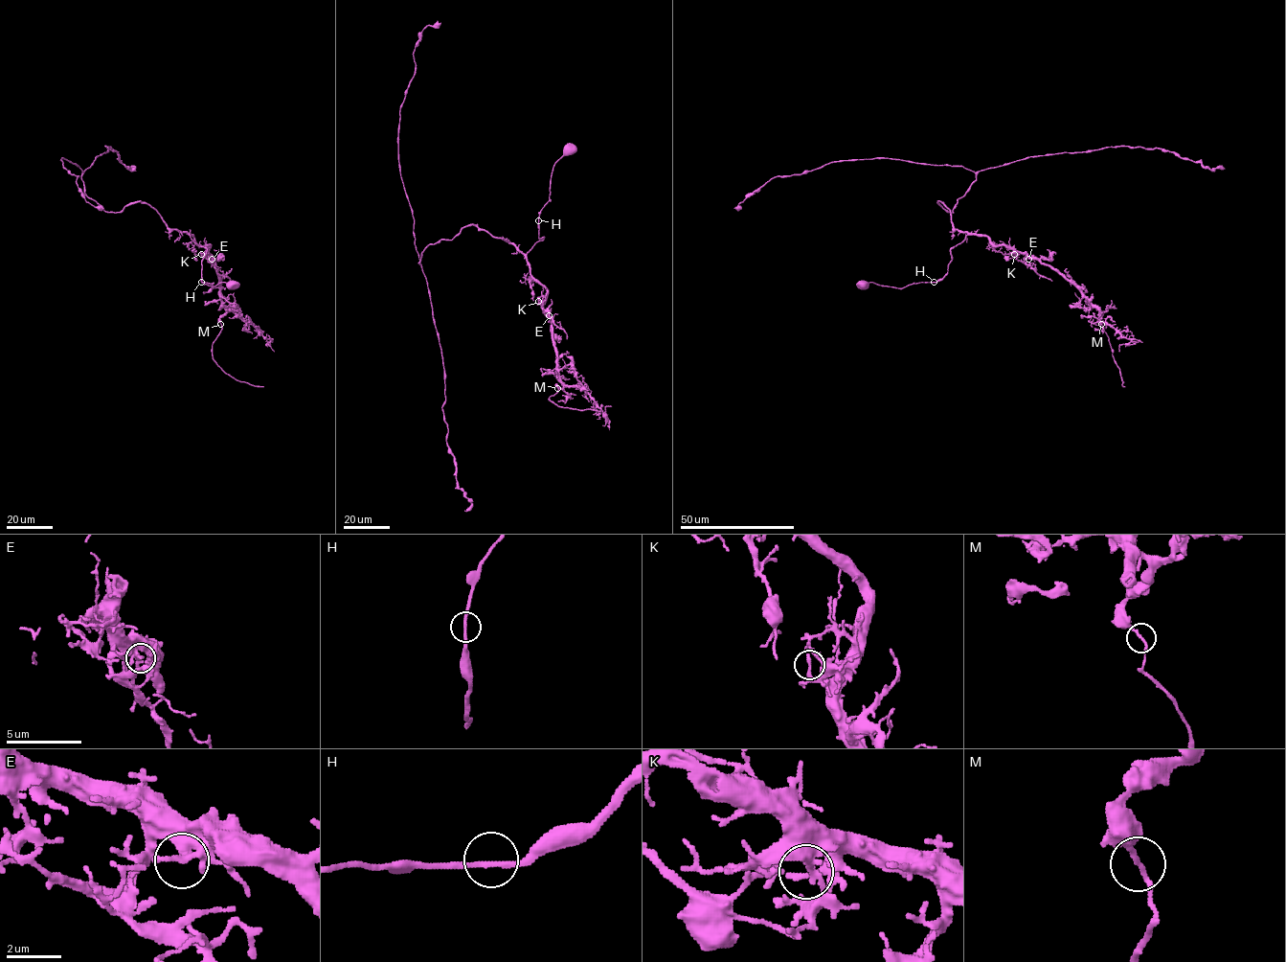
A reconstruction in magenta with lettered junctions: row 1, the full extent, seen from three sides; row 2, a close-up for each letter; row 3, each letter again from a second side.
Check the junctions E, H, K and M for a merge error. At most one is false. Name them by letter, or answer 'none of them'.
M

